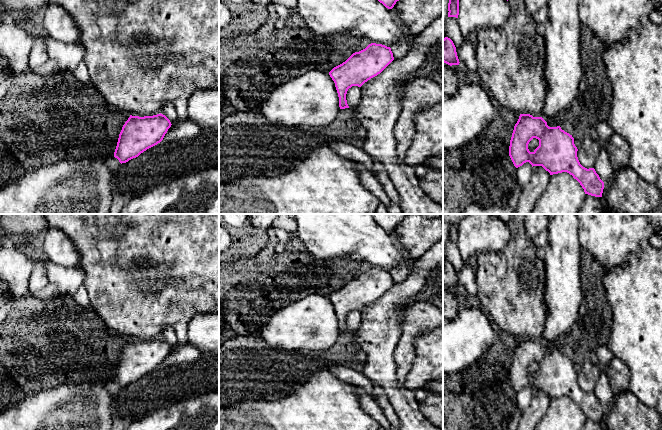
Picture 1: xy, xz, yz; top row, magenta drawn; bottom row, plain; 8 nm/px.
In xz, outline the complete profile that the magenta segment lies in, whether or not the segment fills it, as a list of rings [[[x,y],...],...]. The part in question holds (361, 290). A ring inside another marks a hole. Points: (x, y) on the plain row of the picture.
[[[371,267],[334,291],[329,299],[335,307],[340,333],[349,332],[346,324],[349,312],[361,311],[365,306],[380,298],[393,284],[390,271]]]

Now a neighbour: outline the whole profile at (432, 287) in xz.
[[[434,272],[428,279],[421,291],[420,299],[428,301],[431,296],[437,296],[443,299],[443,277],[436,281],[435,277],[438,272]]]

